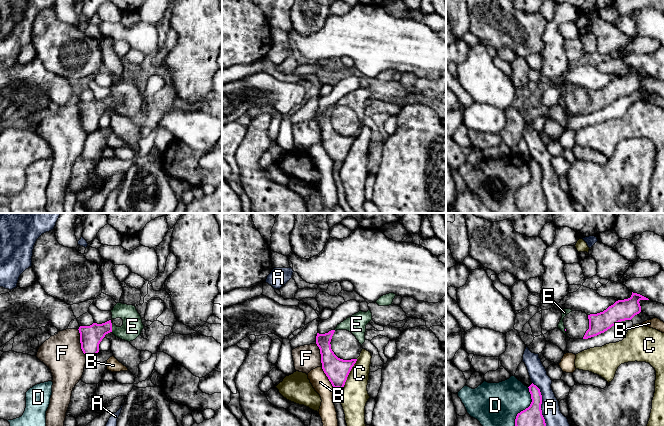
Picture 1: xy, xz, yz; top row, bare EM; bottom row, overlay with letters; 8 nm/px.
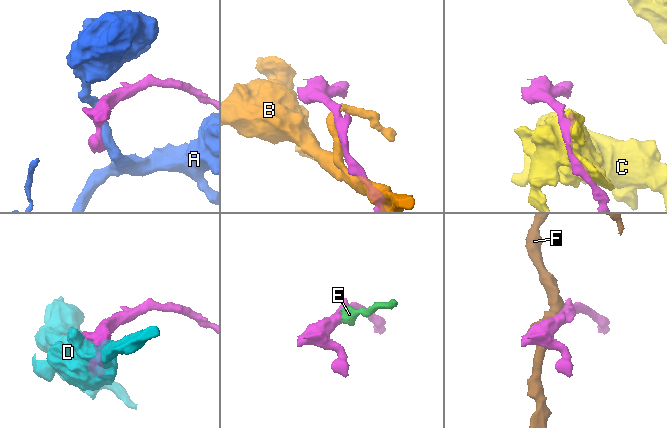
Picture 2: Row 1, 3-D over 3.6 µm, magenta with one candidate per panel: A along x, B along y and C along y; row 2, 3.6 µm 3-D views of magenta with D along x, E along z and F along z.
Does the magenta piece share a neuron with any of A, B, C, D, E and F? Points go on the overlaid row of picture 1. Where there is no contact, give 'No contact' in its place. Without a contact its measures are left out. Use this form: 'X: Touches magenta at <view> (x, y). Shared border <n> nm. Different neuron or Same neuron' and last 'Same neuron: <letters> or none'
A: Touches magenta at yz (541, 403). Shared border 360 nm. Different neuron
B: Touches magenta at xz (327, 376). Shared border 190 nm. Different neuron
C: Touches magenta at xz (348, 374). Shared border 280 nm. Different neuron
D: Touches magenta at yz (526, 408). Shared border 340 nm. Different neuron
E: Touches magenta at xy (111, 326). Shared border 90 nm. Same neuron
F: Touches magenta at xy (81, 344). Shared border 260 nm. Different neuron
Same neuron: E

